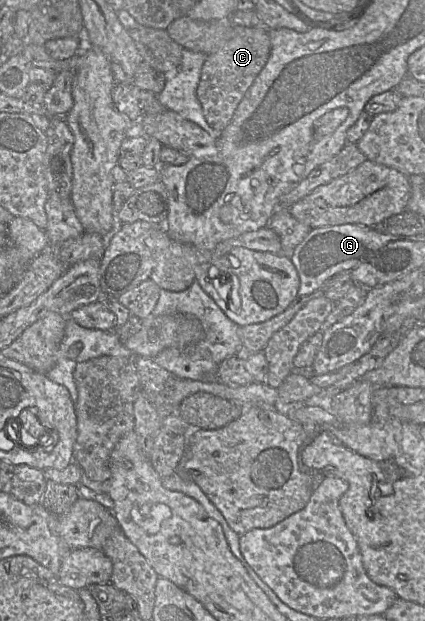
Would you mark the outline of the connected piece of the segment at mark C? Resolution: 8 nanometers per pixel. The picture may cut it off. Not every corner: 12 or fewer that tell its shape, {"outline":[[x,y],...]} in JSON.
{"outline":[[235,26],[207,56],[197,97],[212,129],[230,123],[267,63],[270,30]]}

